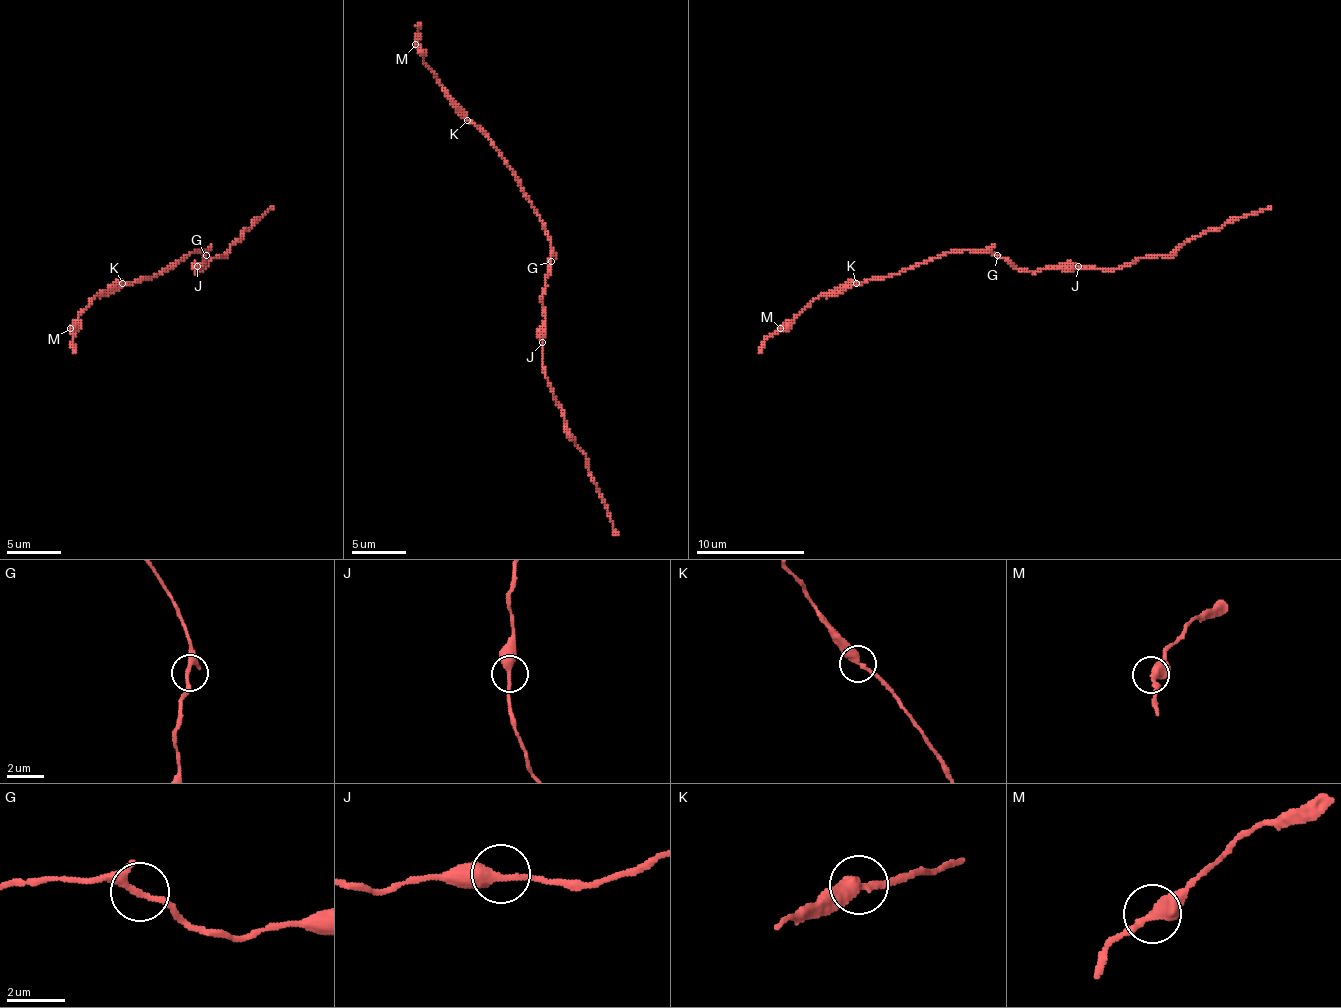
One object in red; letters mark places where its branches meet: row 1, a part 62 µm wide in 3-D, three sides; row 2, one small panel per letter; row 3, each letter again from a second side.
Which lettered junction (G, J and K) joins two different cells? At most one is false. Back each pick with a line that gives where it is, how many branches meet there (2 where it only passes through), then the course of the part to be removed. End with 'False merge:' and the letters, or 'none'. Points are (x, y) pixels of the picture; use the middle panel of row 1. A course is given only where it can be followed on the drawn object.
False merge: none

